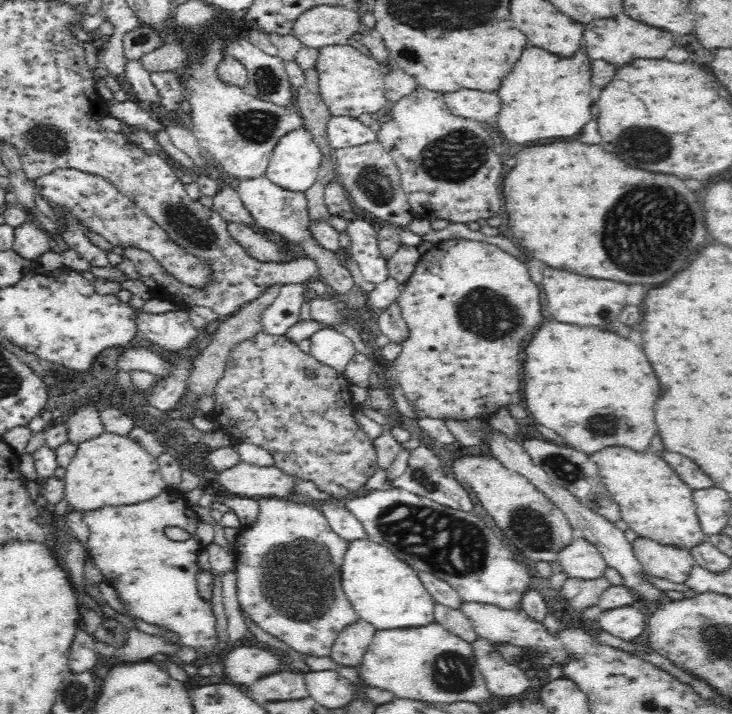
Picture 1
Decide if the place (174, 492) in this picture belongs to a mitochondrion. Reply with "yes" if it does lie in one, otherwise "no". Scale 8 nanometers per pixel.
no

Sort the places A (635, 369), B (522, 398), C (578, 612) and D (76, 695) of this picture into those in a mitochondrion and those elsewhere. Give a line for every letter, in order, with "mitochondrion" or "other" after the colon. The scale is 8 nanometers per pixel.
A: other
B: other
C: other
D: mitochondrion

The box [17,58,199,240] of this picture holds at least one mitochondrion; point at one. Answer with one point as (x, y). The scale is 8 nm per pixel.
(49, 140)

